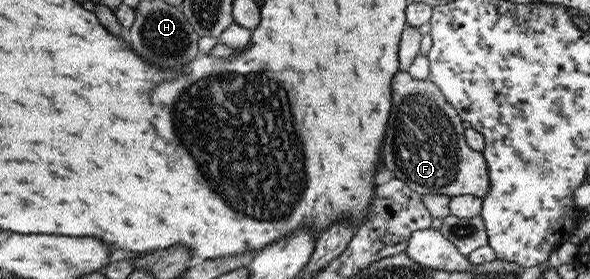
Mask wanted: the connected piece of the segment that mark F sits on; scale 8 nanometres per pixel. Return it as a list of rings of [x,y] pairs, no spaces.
[[[406,71],[393,75],[393,109],[385,135],[383,159],[385,167],[395,173],[415,193],[421,195],[445,194],[450,198],[472,195],[483,199],[489,192],[489,171],[481,152],[471,149],[466,142],[465,127],[456,109],[446,100],[442,91],[431,81],[416,80]]]

